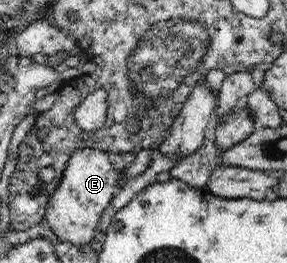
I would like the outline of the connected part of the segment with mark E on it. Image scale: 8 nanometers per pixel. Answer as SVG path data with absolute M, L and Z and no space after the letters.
M92 148L73 151L73 156L66 162L65 170L58 179L55 192L47 202L44 214L54 240L67 241L75 246L85 246L93 240L103 210L118 191L117 174L105 151Z

